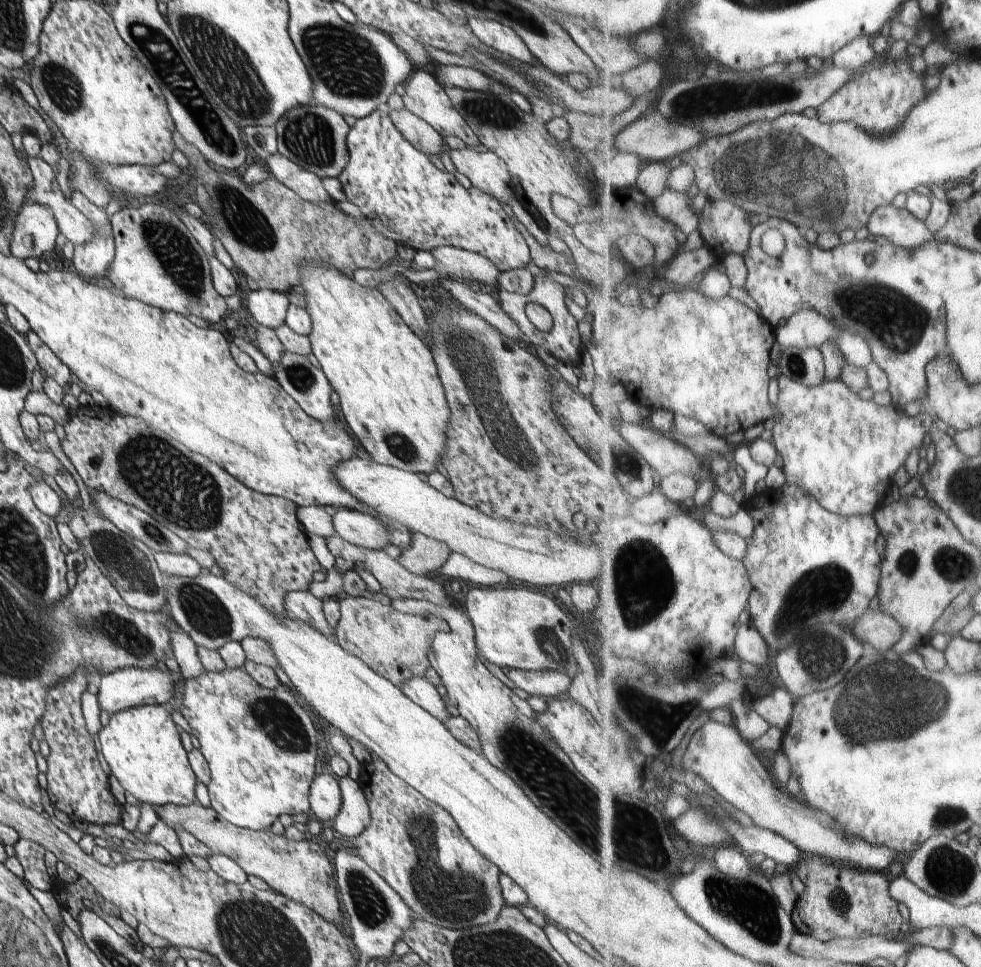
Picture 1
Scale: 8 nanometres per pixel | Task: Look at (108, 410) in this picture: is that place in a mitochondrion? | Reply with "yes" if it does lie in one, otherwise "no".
no

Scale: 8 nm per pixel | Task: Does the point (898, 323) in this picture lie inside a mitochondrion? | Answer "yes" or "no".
yes

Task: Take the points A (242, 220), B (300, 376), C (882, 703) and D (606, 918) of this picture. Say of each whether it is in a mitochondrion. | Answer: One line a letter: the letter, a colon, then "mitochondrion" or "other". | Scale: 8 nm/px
A: mitochondrion
B: mitochondrion
C: mitochondrion
D: other

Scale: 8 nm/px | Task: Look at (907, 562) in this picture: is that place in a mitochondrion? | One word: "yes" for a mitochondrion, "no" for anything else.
yes

